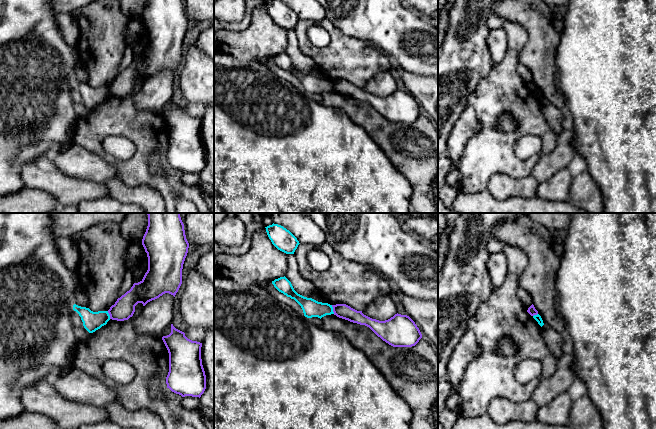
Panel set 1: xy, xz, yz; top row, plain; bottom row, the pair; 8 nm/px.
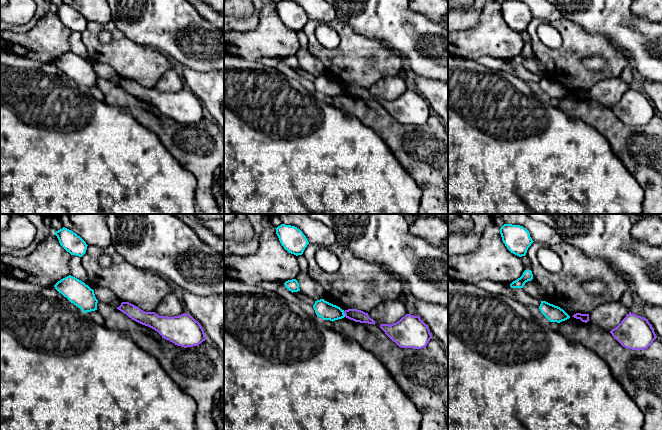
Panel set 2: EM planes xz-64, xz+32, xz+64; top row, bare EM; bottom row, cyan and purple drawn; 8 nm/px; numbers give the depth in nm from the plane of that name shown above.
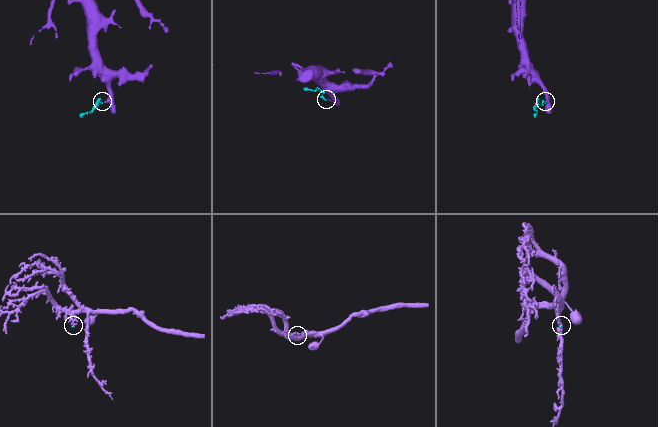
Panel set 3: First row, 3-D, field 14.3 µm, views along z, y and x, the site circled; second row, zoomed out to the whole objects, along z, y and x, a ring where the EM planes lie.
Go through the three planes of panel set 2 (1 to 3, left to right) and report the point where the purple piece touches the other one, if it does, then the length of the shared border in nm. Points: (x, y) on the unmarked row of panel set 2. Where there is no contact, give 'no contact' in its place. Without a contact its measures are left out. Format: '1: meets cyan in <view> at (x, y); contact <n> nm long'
1: no contact
2: meets cyan in xz+32 at (344, 90); contact 50 nm long
3: no contact

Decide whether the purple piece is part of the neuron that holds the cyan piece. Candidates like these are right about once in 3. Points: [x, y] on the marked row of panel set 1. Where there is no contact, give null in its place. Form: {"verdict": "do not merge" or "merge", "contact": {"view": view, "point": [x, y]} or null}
{"verdict": "do not merge", "contact": {"view": "xz", "point": [332, 309]}}

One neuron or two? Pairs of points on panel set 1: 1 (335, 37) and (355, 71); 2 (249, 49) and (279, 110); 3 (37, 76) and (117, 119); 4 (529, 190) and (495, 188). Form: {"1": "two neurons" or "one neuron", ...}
{"1": "one neuron", "2": "two neurons", "3": "two neurons", "4": "one neuron"}

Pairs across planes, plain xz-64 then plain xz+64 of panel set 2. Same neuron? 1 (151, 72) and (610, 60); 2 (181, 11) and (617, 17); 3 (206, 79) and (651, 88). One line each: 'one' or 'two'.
1: one
2: one
3: one

